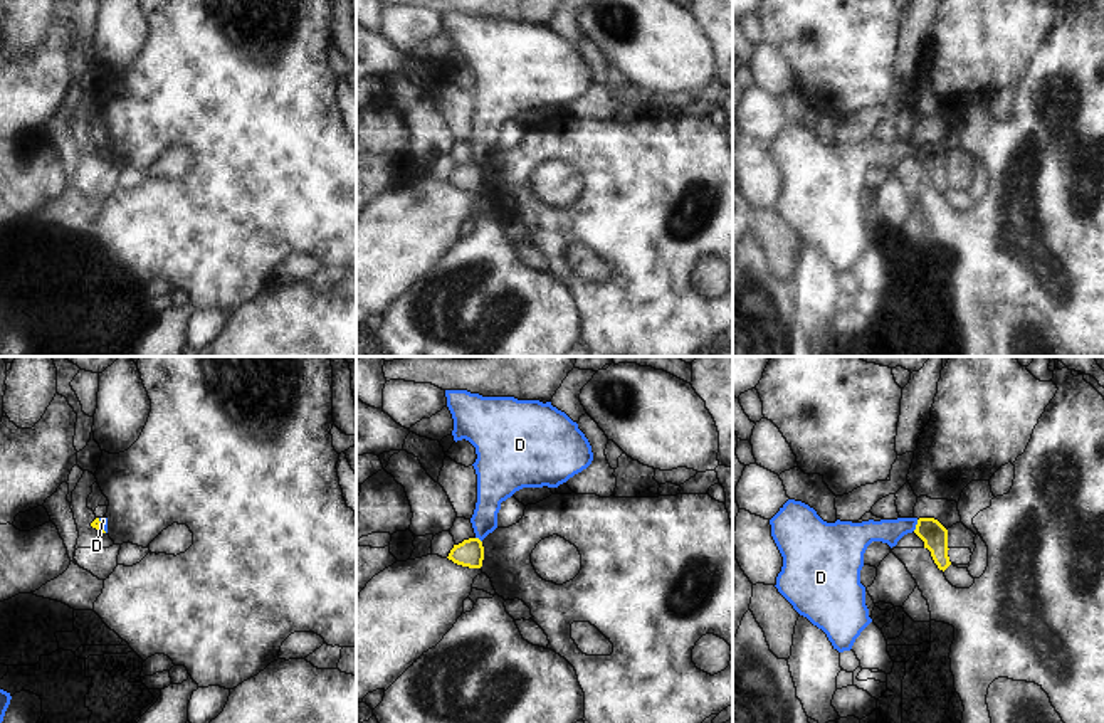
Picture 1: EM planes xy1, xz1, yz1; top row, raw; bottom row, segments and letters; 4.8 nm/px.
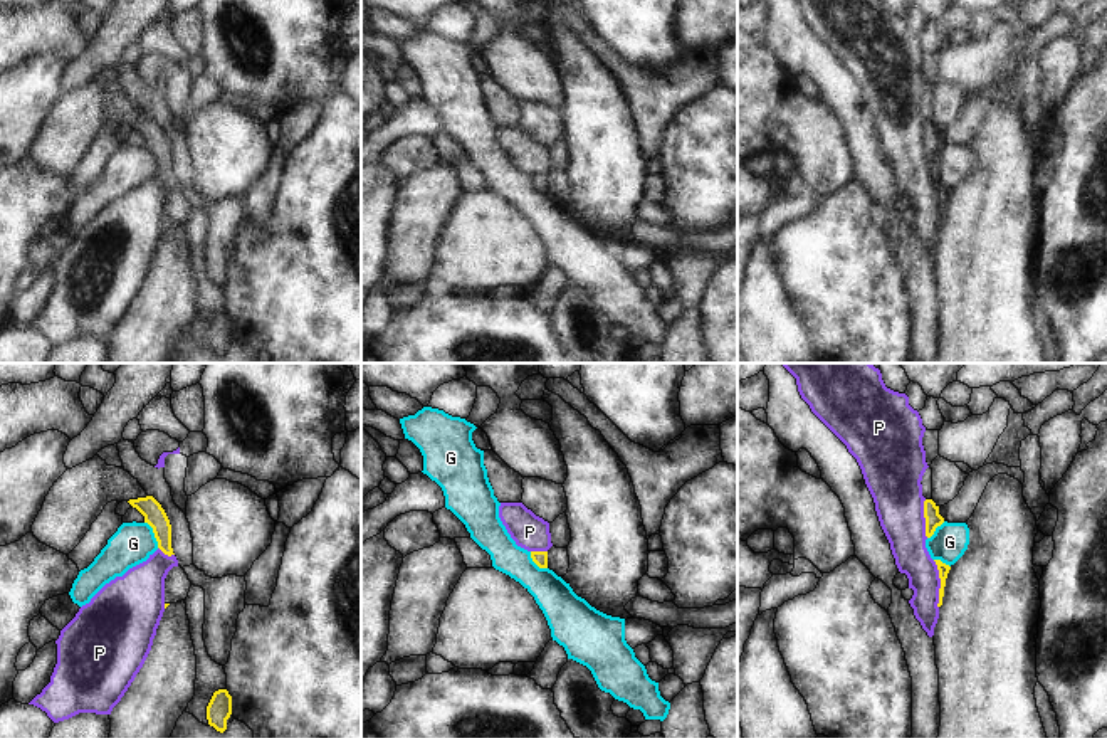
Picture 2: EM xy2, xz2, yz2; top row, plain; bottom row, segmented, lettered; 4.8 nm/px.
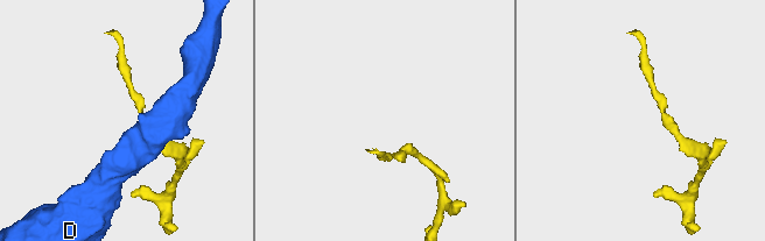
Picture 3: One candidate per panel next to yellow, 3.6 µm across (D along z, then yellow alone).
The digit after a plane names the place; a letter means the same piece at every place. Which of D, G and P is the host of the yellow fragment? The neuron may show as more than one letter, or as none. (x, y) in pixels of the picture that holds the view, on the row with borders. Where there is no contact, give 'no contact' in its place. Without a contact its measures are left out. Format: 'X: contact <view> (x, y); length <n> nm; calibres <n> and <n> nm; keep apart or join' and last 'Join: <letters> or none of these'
D: contact yz1 (916, 525); length 60 nm; calibres 120 and 120 nm; keep apart
G: contact xy2 (155, 535); length 140 nm; calibres 100 and 200 nm; keep apart
P: contact yz2 (941, 584); length 240 nm; calibres 50 and 170 nm; keep apart
Join: none of these

